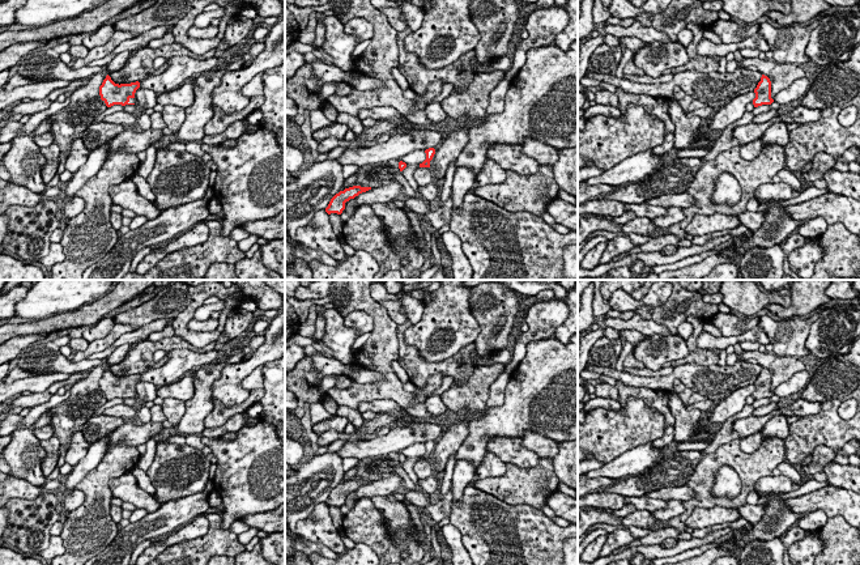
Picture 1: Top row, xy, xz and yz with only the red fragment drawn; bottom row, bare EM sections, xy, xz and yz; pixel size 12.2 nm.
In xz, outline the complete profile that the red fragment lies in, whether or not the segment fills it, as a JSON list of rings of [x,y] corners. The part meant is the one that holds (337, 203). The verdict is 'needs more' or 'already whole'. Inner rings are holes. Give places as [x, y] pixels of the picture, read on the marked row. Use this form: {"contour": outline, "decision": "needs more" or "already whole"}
{"contour": [[[353,186],[353,187],[345,188],[344,191],[340,191],[331,199],[328,207],[325,208],[325,212],[328,214],[331,213],[341,214],[342,211],[345,209],[346,201],[349,201],[350,199],[354,199],[359,194],[366,192],[369,190],[371,190],[371,187]]], "decision": "already whole"}

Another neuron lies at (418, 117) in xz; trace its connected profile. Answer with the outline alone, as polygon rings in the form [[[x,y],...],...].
[[[425,109],[414,111],[408,119],[413,124],[431,126],[433,122],[427,118]]]

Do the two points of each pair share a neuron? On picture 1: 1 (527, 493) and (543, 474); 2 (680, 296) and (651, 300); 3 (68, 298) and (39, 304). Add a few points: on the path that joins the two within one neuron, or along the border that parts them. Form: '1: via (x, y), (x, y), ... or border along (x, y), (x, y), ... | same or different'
1: via (532, 488), (541, 479) | same
2: border along (672, 293), (658, 308) | different
3: via (62, 298), (46, 298) | same

